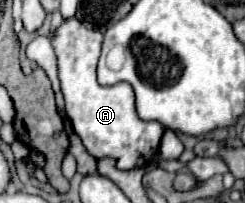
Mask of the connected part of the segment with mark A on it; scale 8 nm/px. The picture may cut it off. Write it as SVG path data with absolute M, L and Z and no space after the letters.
M77 17L63 19L61 25L49 35L57 55L57 71L61 91L65 97L65 113L73 123L75 133L81 137L87 151L95 157L117 159L119 169L147 167L159 147L165 127L157 121L143 121L135 109L135 95L129 83L115 87L101 87L97 83L97 61L101 55L103 35L95 29L87 29Z

